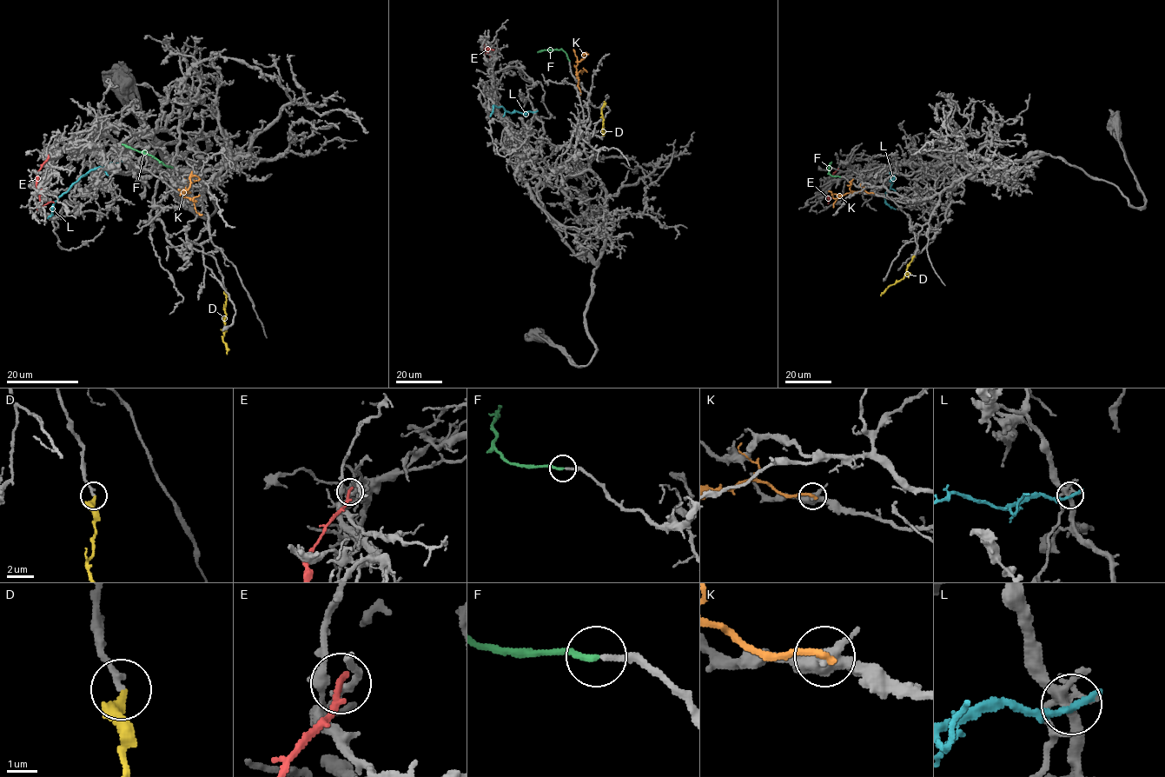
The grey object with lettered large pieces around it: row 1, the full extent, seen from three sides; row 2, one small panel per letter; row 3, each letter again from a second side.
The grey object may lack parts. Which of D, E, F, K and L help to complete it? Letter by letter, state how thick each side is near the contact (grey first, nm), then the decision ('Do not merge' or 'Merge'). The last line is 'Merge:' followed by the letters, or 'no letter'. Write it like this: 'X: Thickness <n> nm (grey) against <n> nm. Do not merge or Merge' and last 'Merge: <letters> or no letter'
D: Thickness 240 nm (grey) against 360 nm. Merge
E: Thickness 180 nm (grey) against 240 nm. Do not merge
F: Thickness 200 nm (grey) against 220 nm. Merge
K: Thickness 360 nm (grey) against 280 nm. Do not merge
L: Thickness 320 nm (grey) against 320 nm. Do not merge
Merge: D, F

